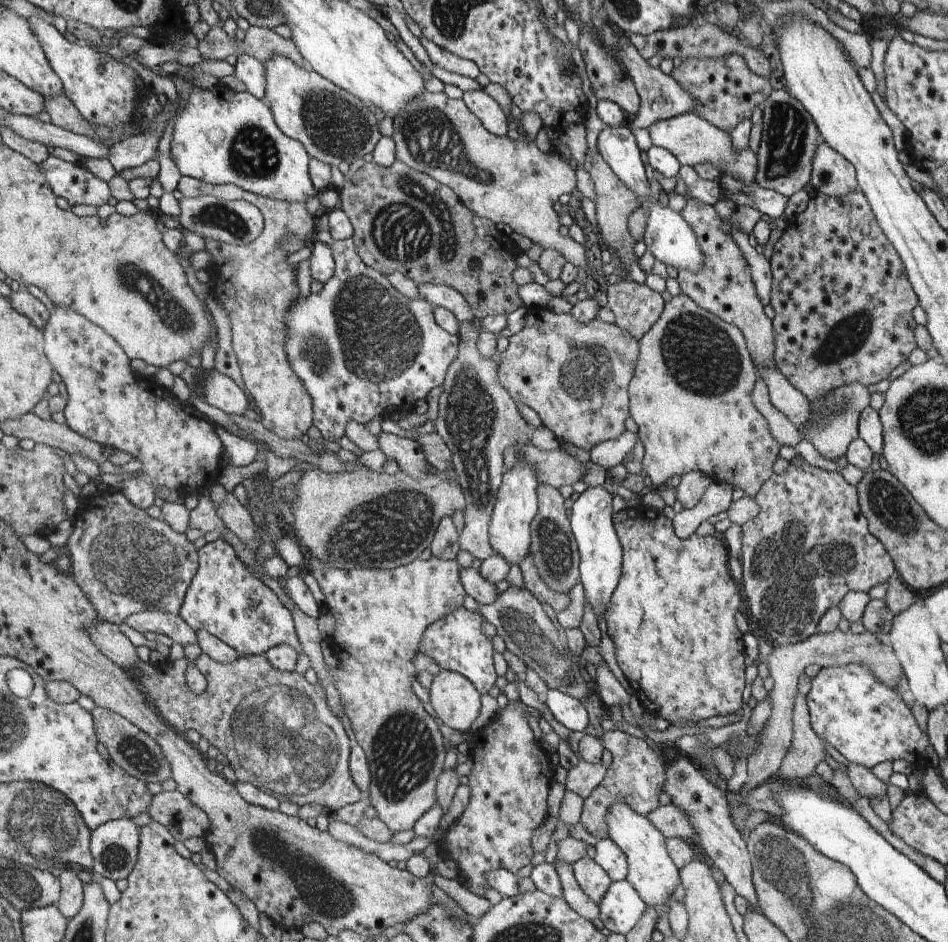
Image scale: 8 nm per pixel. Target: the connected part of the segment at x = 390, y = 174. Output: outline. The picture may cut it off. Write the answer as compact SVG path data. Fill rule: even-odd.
M398 159L391 167L383 167L368 160L354 174L346 176L346 184L340 188L339 199L340 208L353 224L352 239L356 250L369 267L384 275L401 272L418 285L448 285L462 294L476 318L514 312L516 308L524 306L518 286L512 280L512 272L518 268L518 264L514 256L508 254L510 250L506 250L498 240L502 234L498 234L490 219L483 219L470 212L454 192L431 175L414 170Z

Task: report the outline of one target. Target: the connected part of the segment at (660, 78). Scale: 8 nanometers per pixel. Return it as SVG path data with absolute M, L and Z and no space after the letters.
M617 30L618 38L620 38L619 52L621 53L620 62L631 76L632 82L635 84L636 90L640 97L640 106L634 117L629 119L632 128L648 128L656 121L666 120L670 117L684 114L685 112L695 109L695 99L690 96L670 75L660 70L660 67L654 68L646 62L646 59L640 56L634 45L630 43L626 34Z

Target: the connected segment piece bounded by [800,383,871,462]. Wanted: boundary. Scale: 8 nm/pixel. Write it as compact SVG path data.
M850 383L831 390L824 397L810 404L810 424L800 430L802 438L812 443L812 446L826 458L836 462L840 456L847 453L848 445L859 437L859 416L862 410L870 404L870 392L860 383Z

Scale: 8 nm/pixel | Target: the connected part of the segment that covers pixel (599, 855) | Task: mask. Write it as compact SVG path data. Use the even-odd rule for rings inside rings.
M610 838L599 840L594 845L594 859L612 877L612 882L626 879L630 864L624 851Z

